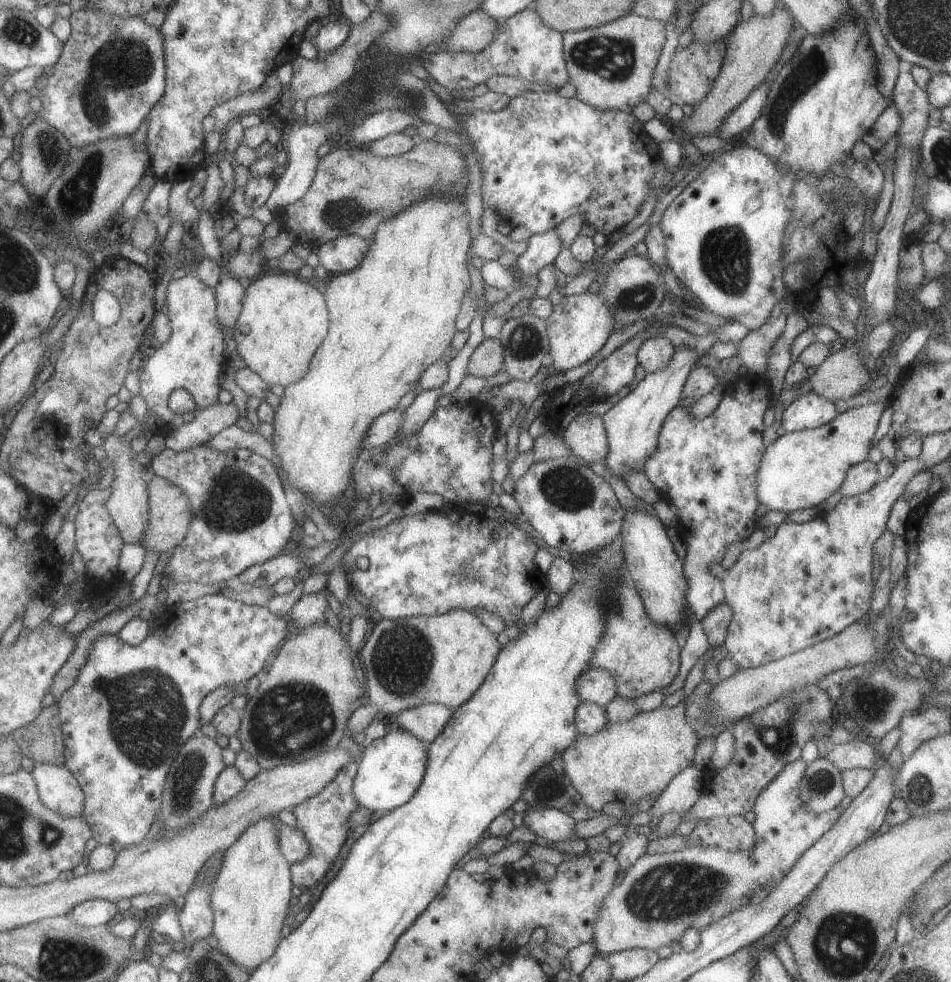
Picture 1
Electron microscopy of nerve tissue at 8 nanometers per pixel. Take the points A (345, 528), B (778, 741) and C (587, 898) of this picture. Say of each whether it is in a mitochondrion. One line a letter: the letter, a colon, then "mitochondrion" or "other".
A: other
B: mitochondrion
C: other

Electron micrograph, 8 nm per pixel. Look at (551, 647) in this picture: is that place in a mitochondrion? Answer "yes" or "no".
no

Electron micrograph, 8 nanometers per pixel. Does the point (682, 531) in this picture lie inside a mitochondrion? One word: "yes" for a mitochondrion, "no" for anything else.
no

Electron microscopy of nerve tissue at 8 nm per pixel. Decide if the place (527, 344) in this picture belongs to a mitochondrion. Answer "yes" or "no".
yes

